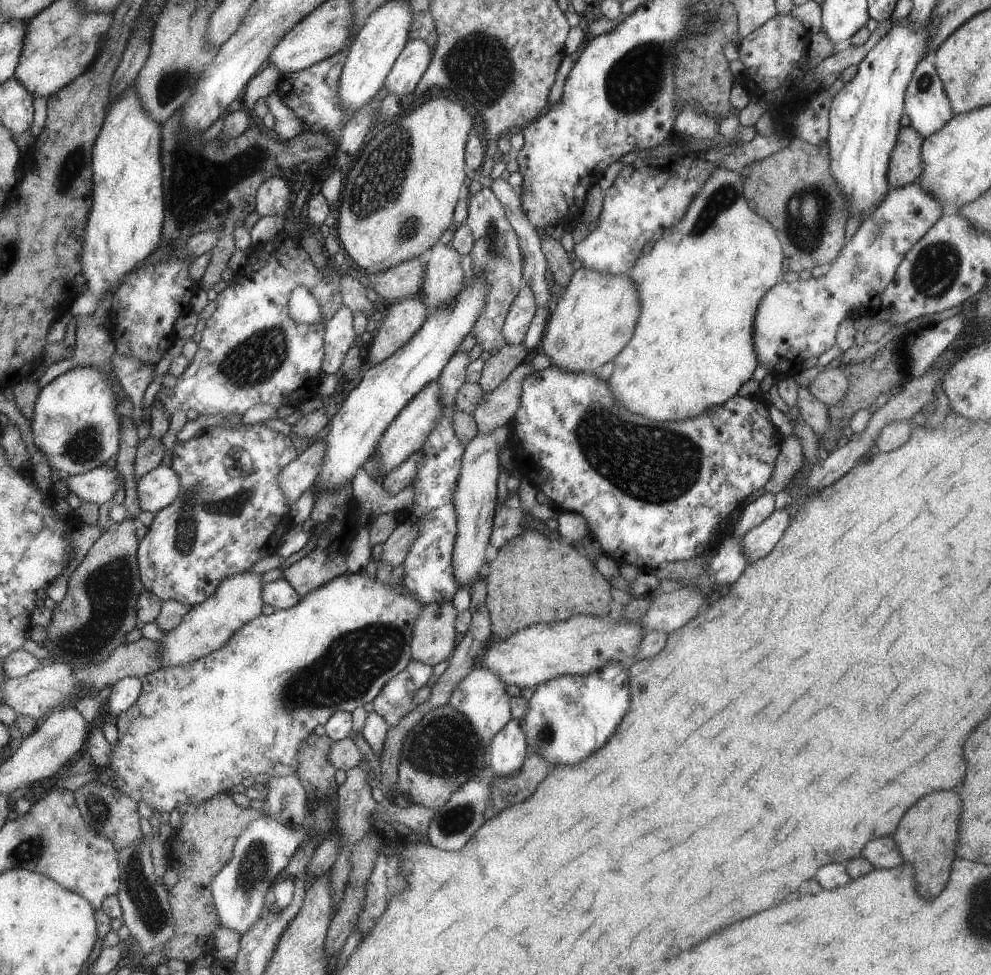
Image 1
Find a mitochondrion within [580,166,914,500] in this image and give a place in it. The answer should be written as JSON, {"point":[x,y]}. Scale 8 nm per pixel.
{"point":[805,219]}

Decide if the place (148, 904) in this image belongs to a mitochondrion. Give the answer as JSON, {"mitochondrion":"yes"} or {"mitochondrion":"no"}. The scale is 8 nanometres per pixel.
{"mitochondrion":"yes"}

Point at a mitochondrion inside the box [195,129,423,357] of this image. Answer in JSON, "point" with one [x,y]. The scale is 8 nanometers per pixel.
{"point":[259,154]}

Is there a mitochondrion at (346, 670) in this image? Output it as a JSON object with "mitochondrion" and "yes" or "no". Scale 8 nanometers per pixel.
{"mitochondrion":"yes"}

